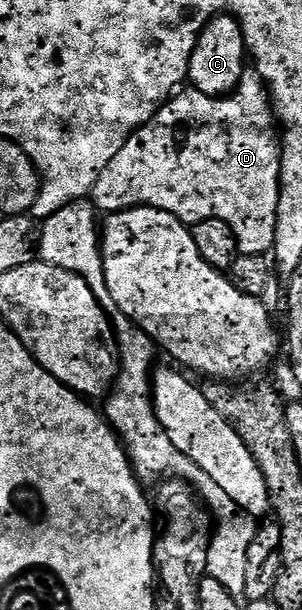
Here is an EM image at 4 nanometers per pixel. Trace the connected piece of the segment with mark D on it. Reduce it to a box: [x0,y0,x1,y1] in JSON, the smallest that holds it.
[90,68,280,255]

